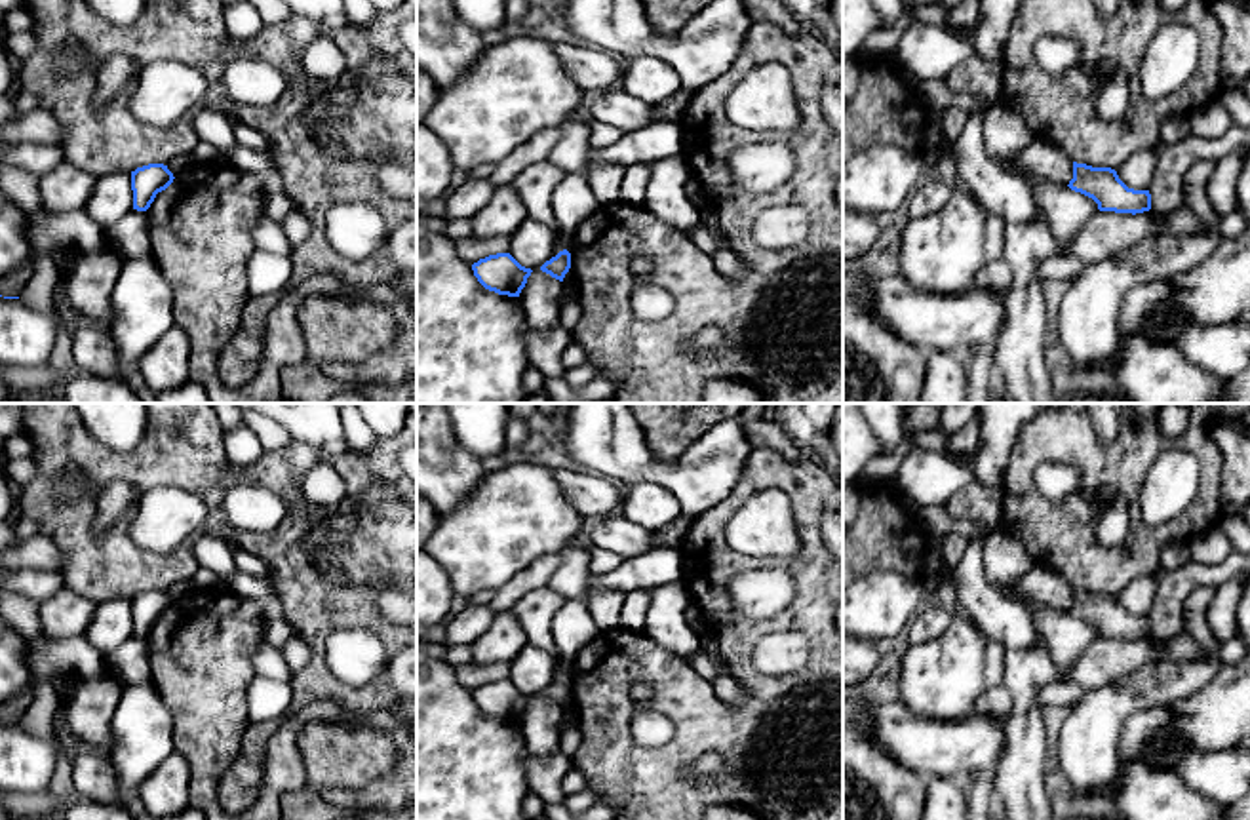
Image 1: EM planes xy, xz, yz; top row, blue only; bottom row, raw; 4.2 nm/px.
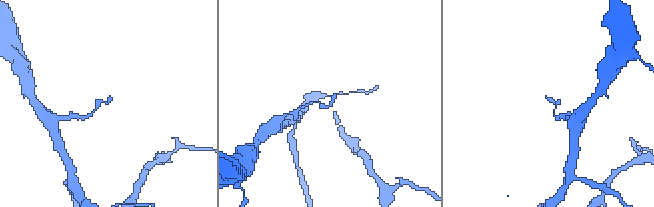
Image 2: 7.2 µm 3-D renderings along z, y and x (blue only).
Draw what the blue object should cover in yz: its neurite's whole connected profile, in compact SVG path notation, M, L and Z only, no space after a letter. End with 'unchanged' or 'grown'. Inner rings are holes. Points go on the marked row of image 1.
M1073 162L1073 179L1067 186L1092 198L1100 211L1136 215L1151 209L1149 190L1128 188L1111 167Z; unchanged

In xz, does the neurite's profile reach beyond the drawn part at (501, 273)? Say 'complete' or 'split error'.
complete

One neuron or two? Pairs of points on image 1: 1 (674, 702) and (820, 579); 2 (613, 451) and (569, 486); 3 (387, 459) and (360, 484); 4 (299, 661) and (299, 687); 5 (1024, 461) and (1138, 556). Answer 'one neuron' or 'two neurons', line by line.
1: one neuron
2: two neurons
3: one neuron
4: two neurons
5: one neuron

